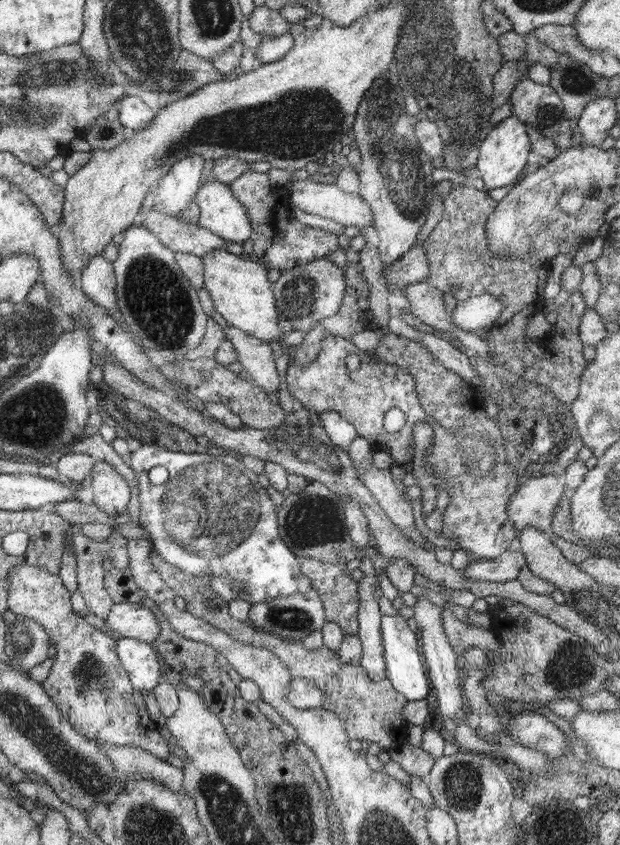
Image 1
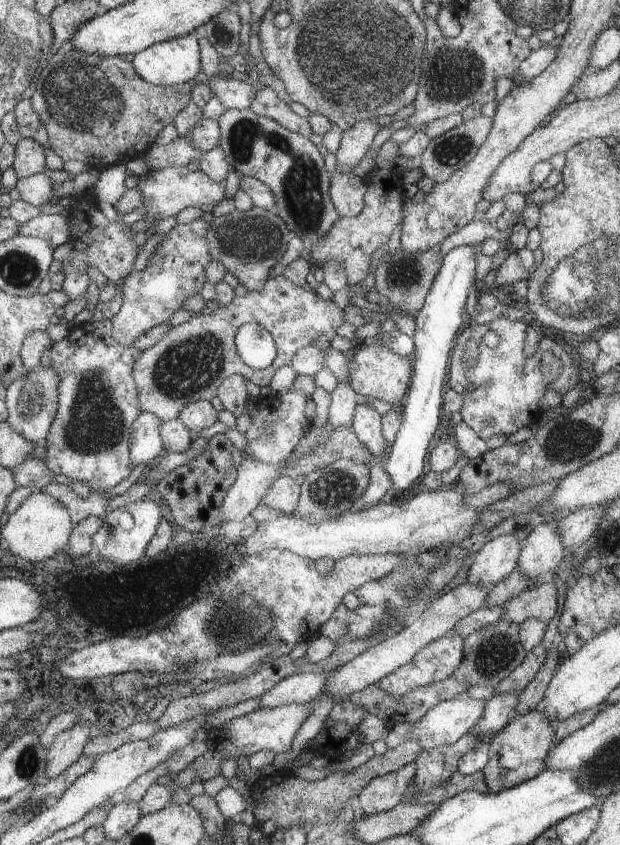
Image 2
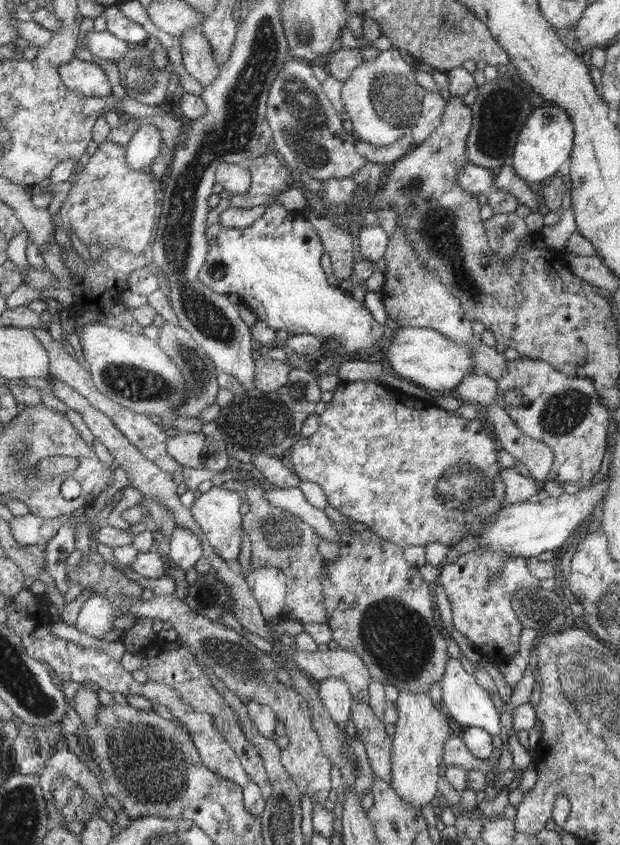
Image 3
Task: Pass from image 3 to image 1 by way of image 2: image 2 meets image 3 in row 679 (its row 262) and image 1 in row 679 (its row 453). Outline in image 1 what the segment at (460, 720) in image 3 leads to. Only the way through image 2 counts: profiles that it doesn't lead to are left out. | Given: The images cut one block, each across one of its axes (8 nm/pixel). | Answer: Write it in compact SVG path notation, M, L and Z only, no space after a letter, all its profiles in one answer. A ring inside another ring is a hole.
M384 615L380 622L380 635L382 635L382 647L384 647L384 660L386 663L386 676L392 681L393 687L404 695L409 701L424 700L430 692L430 680L424 656L418 646L416 632L412 632L404 618L396 618Z

